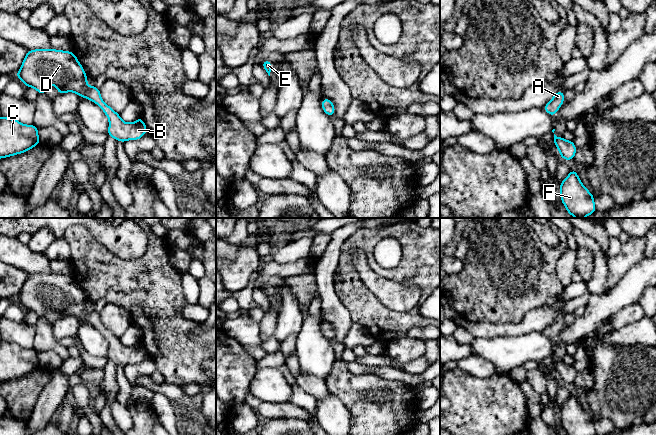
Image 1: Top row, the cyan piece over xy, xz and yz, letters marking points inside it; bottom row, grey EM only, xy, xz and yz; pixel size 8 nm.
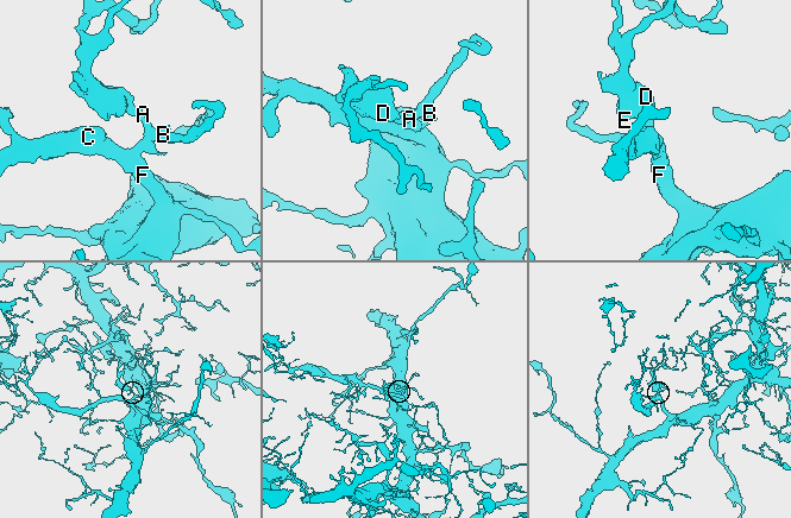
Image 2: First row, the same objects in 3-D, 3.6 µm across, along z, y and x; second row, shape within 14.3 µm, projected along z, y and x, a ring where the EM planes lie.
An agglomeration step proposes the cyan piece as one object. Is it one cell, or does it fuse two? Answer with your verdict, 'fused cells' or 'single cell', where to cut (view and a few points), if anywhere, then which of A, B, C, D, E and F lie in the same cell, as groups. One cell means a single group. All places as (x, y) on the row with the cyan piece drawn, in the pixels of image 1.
single cell; no cut; A B C D E F

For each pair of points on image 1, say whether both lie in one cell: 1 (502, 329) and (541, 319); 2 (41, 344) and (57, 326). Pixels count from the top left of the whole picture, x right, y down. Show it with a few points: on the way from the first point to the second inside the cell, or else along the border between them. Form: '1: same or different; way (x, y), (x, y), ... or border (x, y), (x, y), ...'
1: same; way (512, 329), (522, 328), (531, 322)
2: different; border (51, 323), (53, 335), (56, 338)

